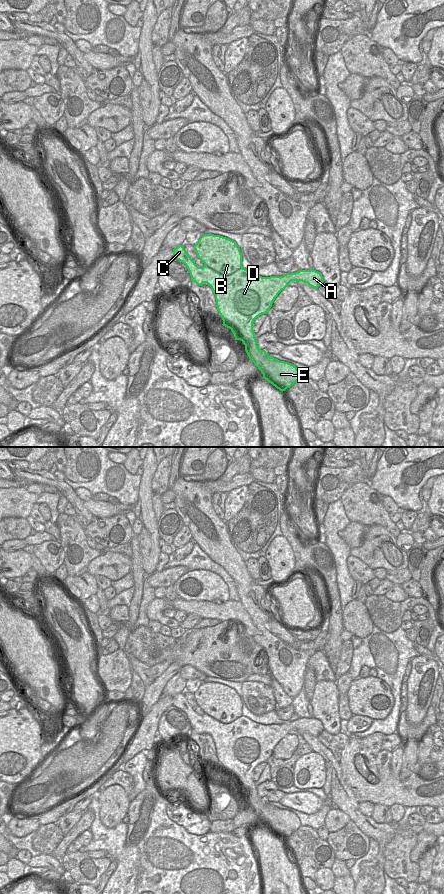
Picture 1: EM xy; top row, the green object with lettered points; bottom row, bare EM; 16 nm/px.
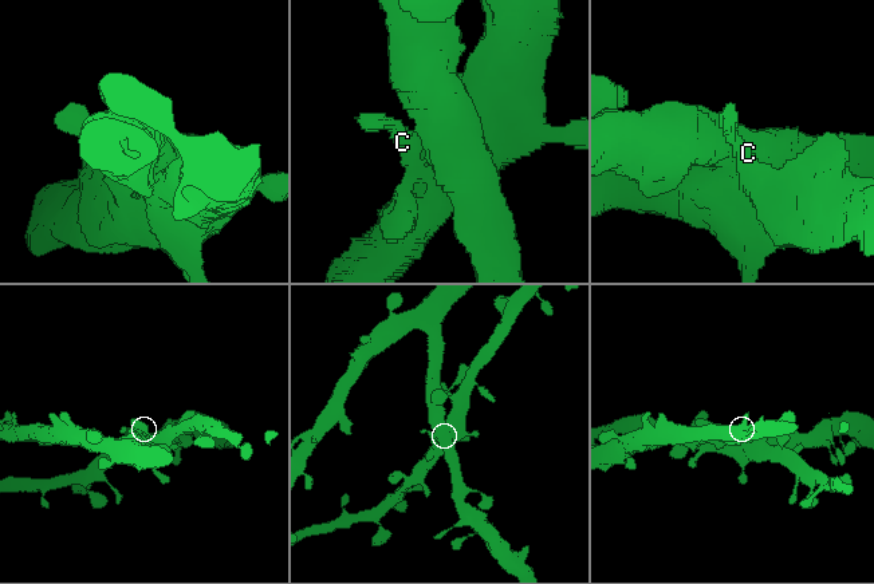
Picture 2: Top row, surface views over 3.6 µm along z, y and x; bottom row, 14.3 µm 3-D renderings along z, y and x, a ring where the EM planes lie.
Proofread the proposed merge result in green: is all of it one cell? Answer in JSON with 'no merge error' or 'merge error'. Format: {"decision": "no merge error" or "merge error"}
{"decision": "merge error"}

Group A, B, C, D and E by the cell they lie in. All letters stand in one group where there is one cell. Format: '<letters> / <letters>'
A C D E / B

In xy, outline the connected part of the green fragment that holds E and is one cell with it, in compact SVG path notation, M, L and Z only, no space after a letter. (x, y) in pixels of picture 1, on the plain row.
M183 693L173 697L173 706L187 715L192 730L198 734L207 731L211 735L222 773L232 779L235 788L243 790L249 807L261 819L263 827L283 840L301 826L296 814L271 805L258 795L253 770L260 763L267 762L275 746L291 729L302 729L318 737L324 730L320 720L310 717L262 725L241 716L224 724L206 713L198 715Z

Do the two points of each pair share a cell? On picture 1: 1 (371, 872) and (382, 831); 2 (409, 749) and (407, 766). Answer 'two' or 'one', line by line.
1: one
2: one

